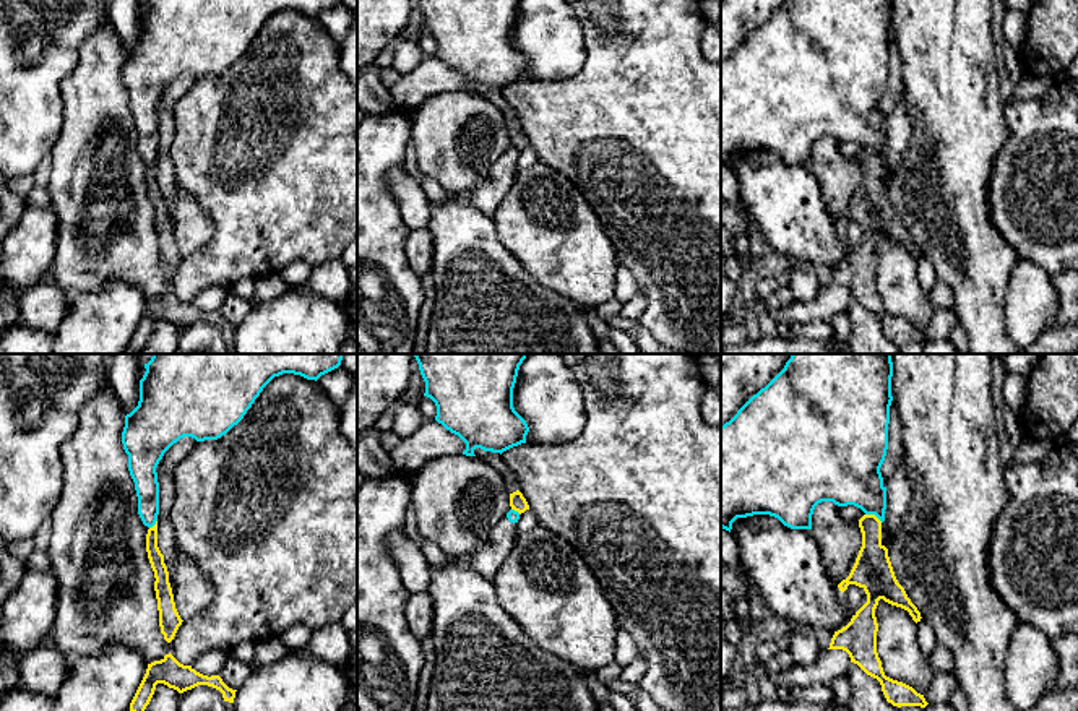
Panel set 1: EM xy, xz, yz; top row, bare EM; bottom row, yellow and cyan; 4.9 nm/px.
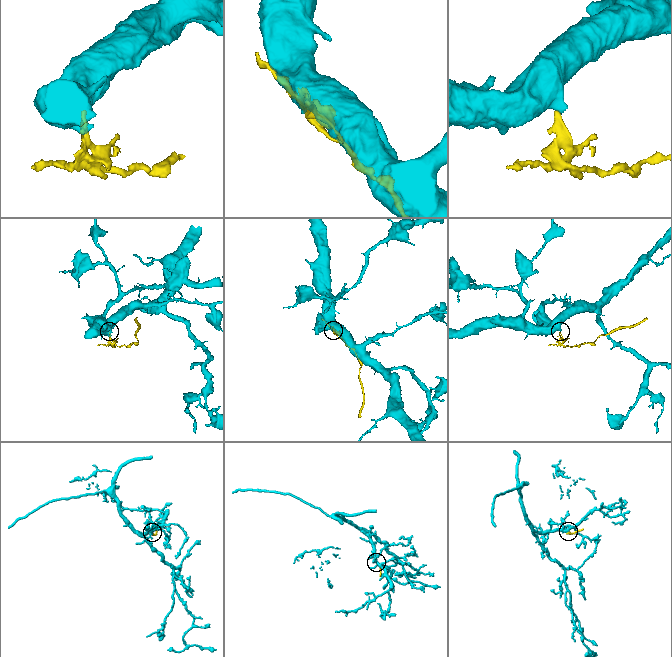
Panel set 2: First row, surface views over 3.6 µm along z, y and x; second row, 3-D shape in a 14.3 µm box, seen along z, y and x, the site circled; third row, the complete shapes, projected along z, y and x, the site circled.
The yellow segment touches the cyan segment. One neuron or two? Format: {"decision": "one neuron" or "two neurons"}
{"decision": "two neurons"}

